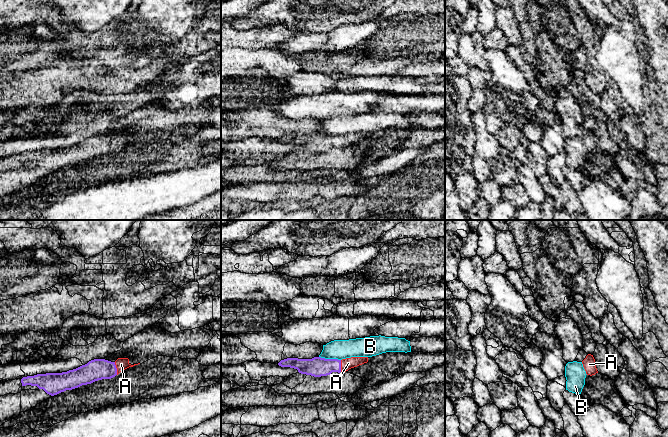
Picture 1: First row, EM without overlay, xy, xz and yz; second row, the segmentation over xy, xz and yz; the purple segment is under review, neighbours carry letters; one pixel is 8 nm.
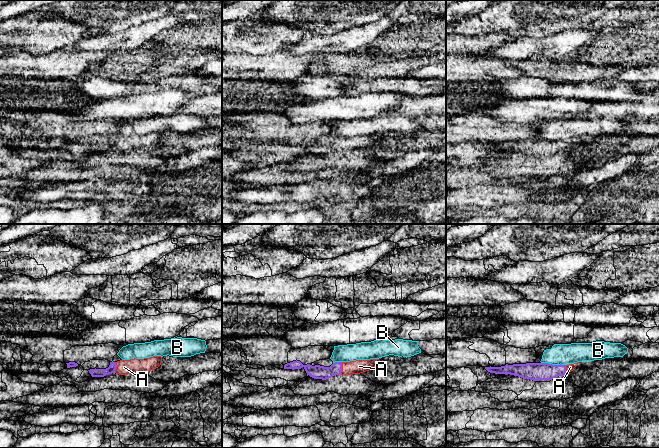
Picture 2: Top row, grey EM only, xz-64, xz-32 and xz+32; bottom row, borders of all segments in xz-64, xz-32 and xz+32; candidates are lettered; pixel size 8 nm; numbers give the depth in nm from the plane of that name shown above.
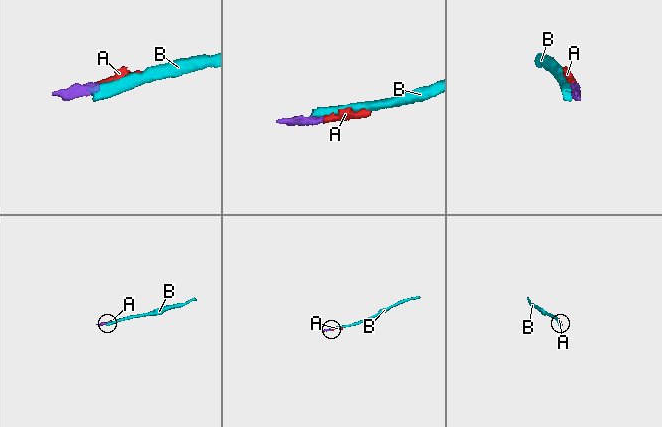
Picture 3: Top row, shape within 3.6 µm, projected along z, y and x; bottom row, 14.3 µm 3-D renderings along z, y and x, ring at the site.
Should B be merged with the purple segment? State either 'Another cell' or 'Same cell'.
Another cell

